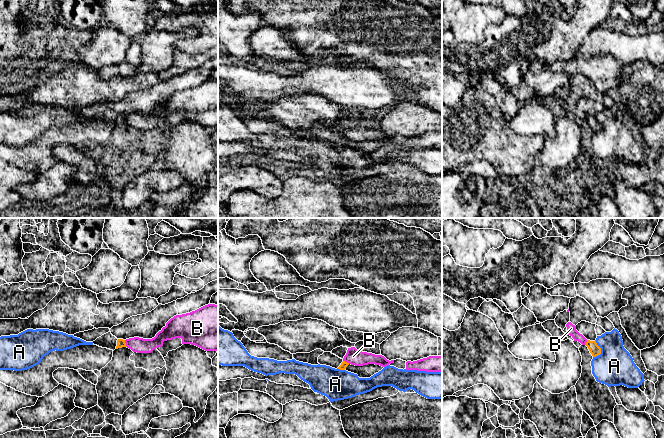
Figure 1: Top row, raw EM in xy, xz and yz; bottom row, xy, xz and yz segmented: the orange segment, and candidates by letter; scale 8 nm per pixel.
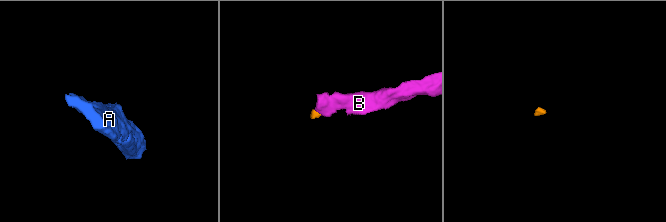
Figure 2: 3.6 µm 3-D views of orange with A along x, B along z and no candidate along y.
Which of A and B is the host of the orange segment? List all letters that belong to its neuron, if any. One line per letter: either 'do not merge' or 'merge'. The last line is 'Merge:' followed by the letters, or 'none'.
A: do not merge
B: do not merge
Merge: none

